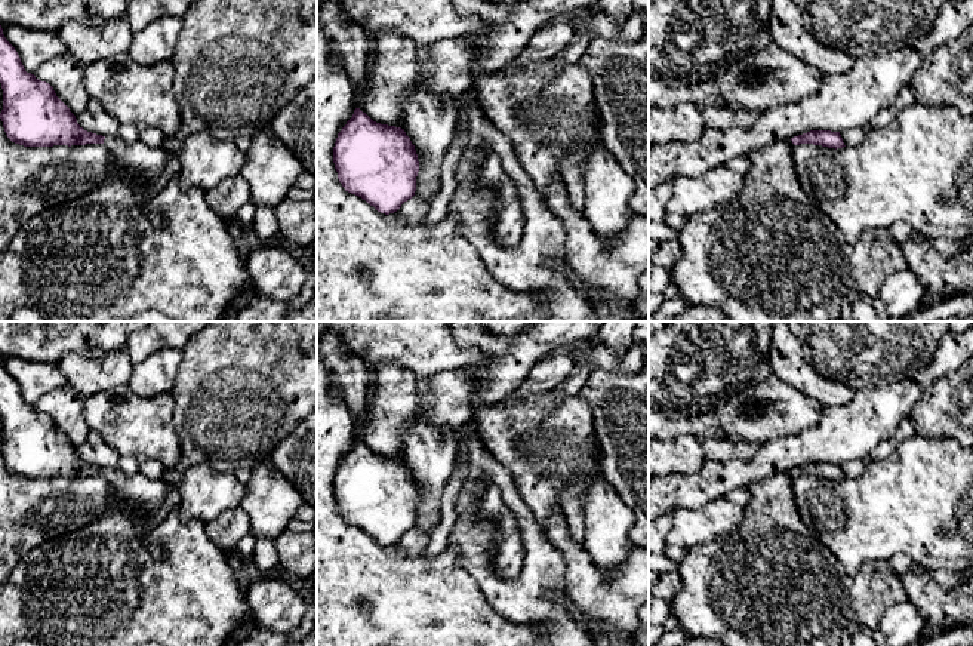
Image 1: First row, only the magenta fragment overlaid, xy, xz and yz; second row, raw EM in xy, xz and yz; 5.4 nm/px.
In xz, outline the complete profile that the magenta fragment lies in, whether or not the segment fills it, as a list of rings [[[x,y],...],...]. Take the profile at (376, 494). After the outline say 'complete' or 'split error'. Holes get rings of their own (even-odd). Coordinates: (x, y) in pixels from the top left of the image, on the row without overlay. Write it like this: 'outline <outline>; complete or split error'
outline [[[360,440],[338,465],[333,479],[333,495],[345,523],[355,526],[378,544],[397,544],[416,523],[419,493],[415,477],[404,461],[373,453]]]; complete

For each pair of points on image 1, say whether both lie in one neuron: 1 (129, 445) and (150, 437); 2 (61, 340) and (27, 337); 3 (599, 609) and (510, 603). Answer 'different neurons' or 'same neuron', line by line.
1: same neuron
2: same neuron
3: different neurons

